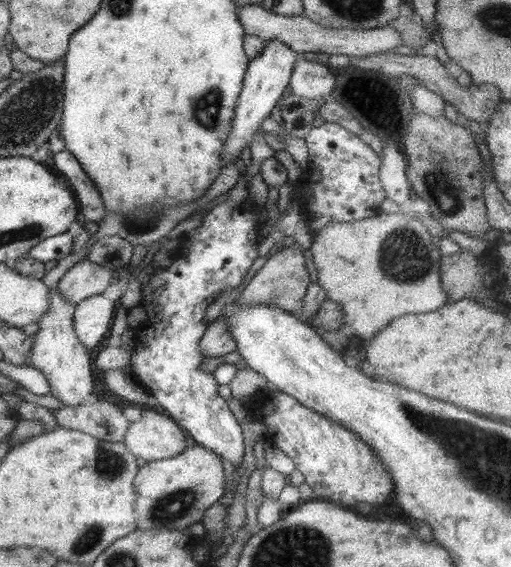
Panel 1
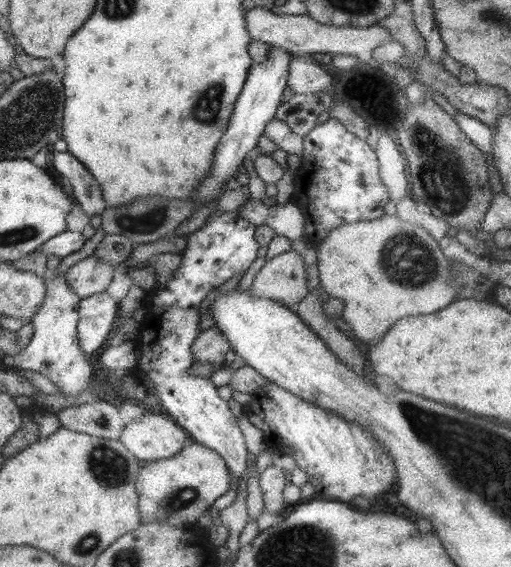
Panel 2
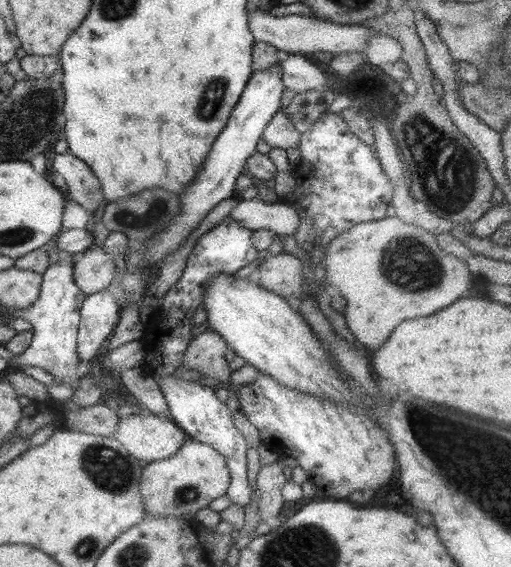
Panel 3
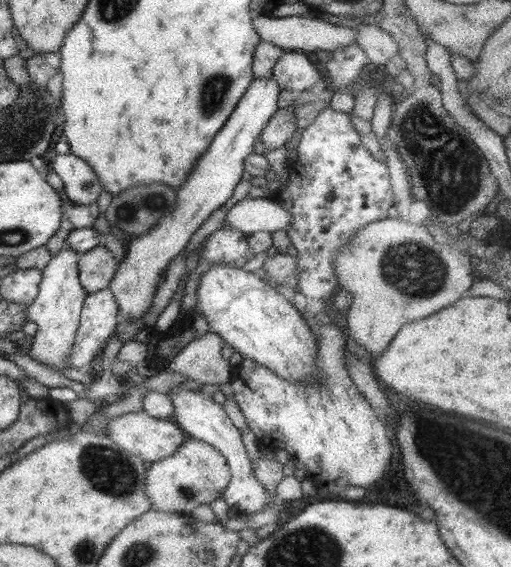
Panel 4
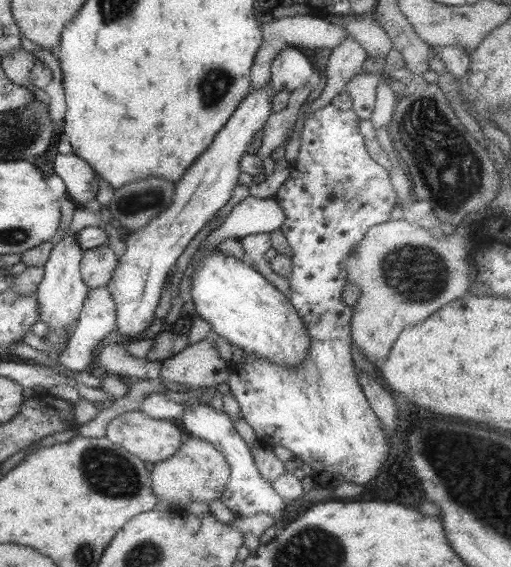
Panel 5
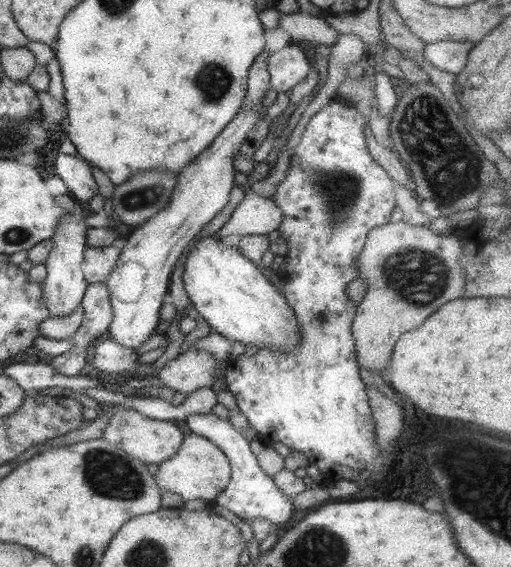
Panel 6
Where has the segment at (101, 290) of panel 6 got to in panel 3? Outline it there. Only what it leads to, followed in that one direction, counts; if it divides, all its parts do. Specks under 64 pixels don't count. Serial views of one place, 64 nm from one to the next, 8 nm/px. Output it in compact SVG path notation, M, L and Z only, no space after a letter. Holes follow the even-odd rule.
M108 289L84 299L77 338L77 356L83 364L88 365L107 345L119 322L121 306Z

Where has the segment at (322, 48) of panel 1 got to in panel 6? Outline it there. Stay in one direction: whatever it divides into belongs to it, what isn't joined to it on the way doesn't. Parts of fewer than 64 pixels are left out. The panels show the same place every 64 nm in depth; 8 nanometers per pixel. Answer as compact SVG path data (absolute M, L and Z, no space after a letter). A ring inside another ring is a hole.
M300 12L282 15L280 27L290 35L290 43L294 44L298 40L306 40L317 46L324 44L330 47L336 43L340 35L338 30L334 30L325 18Z

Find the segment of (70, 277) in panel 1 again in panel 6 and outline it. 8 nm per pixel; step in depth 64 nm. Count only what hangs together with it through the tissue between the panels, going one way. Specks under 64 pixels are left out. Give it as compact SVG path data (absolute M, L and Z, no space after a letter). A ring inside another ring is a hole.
M112 245L107 247L87 247L81 264L84 279L88 284L104 283L114 265L119 261L119 252Z

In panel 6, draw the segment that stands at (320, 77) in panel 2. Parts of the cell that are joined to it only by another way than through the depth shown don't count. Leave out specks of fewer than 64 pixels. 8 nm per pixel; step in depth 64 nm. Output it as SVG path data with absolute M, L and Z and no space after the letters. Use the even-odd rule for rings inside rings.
M290 43L278 52L270 51L268 72L271 76L271 88L278 93L288 94L290 89L306 78L310 67L308 58L297 44Z

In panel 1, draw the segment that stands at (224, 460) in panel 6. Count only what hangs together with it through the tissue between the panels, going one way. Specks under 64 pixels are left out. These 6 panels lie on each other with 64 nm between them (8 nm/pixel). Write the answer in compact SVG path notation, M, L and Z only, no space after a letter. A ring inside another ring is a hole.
M192 443L178 456L147 461L133 481L137 494L136 528L184 531L191 524L201 522L206 509L224 495L227 480L219 455L198 444Z

